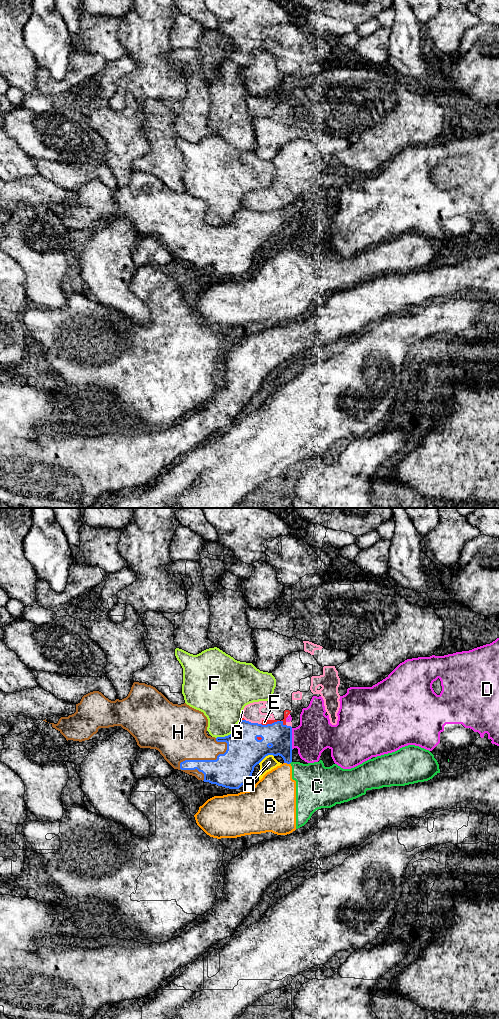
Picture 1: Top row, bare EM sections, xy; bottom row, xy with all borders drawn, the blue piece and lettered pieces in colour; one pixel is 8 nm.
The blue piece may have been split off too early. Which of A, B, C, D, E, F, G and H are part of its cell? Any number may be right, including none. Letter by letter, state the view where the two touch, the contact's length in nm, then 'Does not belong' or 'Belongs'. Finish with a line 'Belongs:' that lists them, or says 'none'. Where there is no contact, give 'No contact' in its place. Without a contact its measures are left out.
A: Touches blue in xy. Shared border 140 nm. Does not belong
B: Touches blue in xy. Shared border 50 nm. Does not belong
C: Touches blue in xy. Shared border 30 nm. Does not belong
D: Touches blue in xy. Shared border 180 nm. Does not belong
E: Touches blue in xy. Shared border 160 nm. Does not belong
F: Touches blue in xy. Shared border 260 nm. Does not belong
G: Touches blue in xy. Shared border 130 nm. Does not belong
H: Touches blue in xy. Shared border 440 nm. Belongs
Belongs: H

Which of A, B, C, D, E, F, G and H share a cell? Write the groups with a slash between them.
A B C / D G / E / F / H

